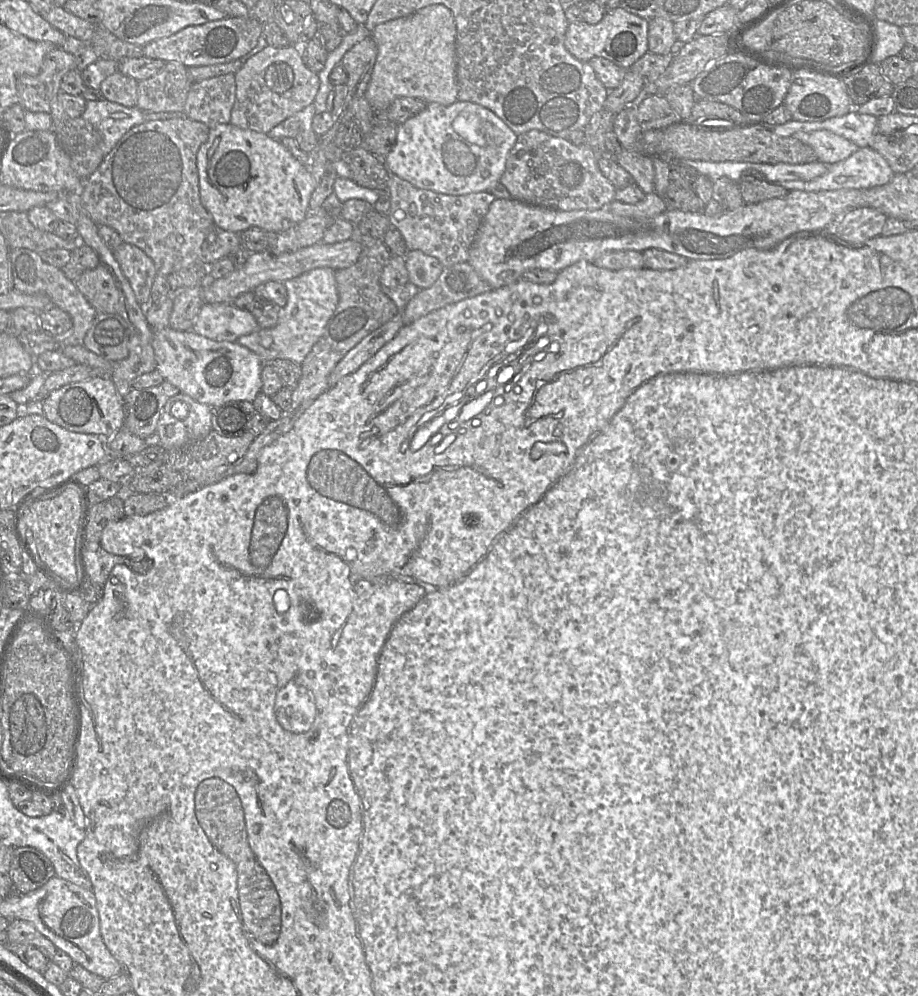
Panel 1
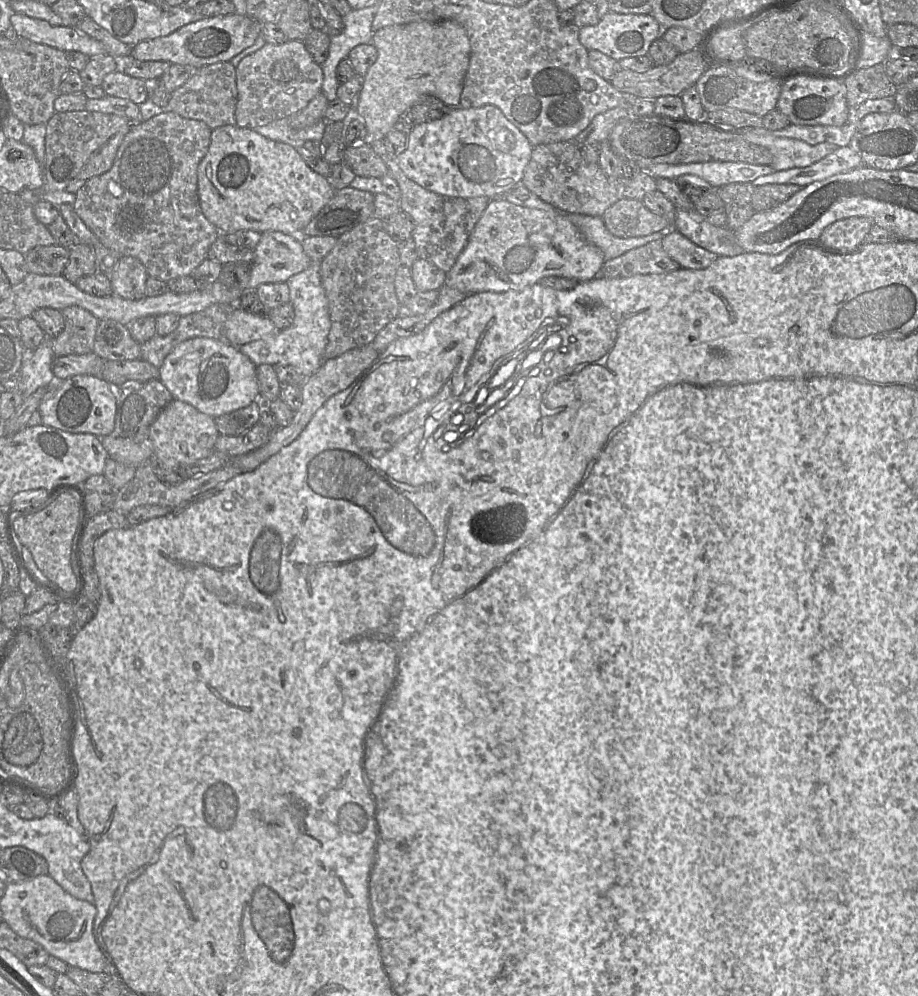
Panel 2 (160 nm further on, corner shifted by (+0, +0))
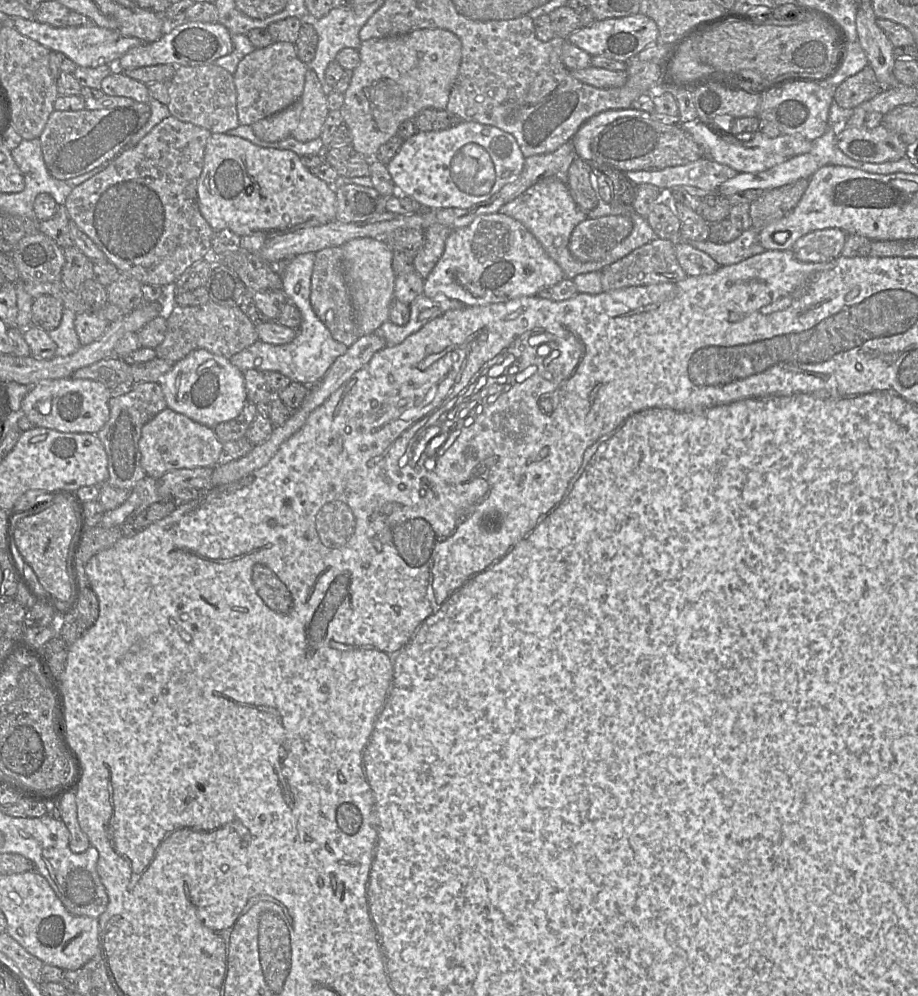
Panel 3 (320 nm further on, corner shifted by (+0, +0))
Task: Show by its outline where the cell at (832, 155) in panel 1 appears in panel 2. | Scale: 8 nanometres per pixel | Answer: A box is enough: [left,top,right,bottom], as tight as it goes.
[714,125,838,171]

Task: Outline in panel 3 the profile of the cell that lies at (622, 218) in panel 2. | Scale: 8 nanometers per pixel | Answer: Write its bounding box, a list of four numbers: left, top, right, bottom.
[569,215,633,262]

